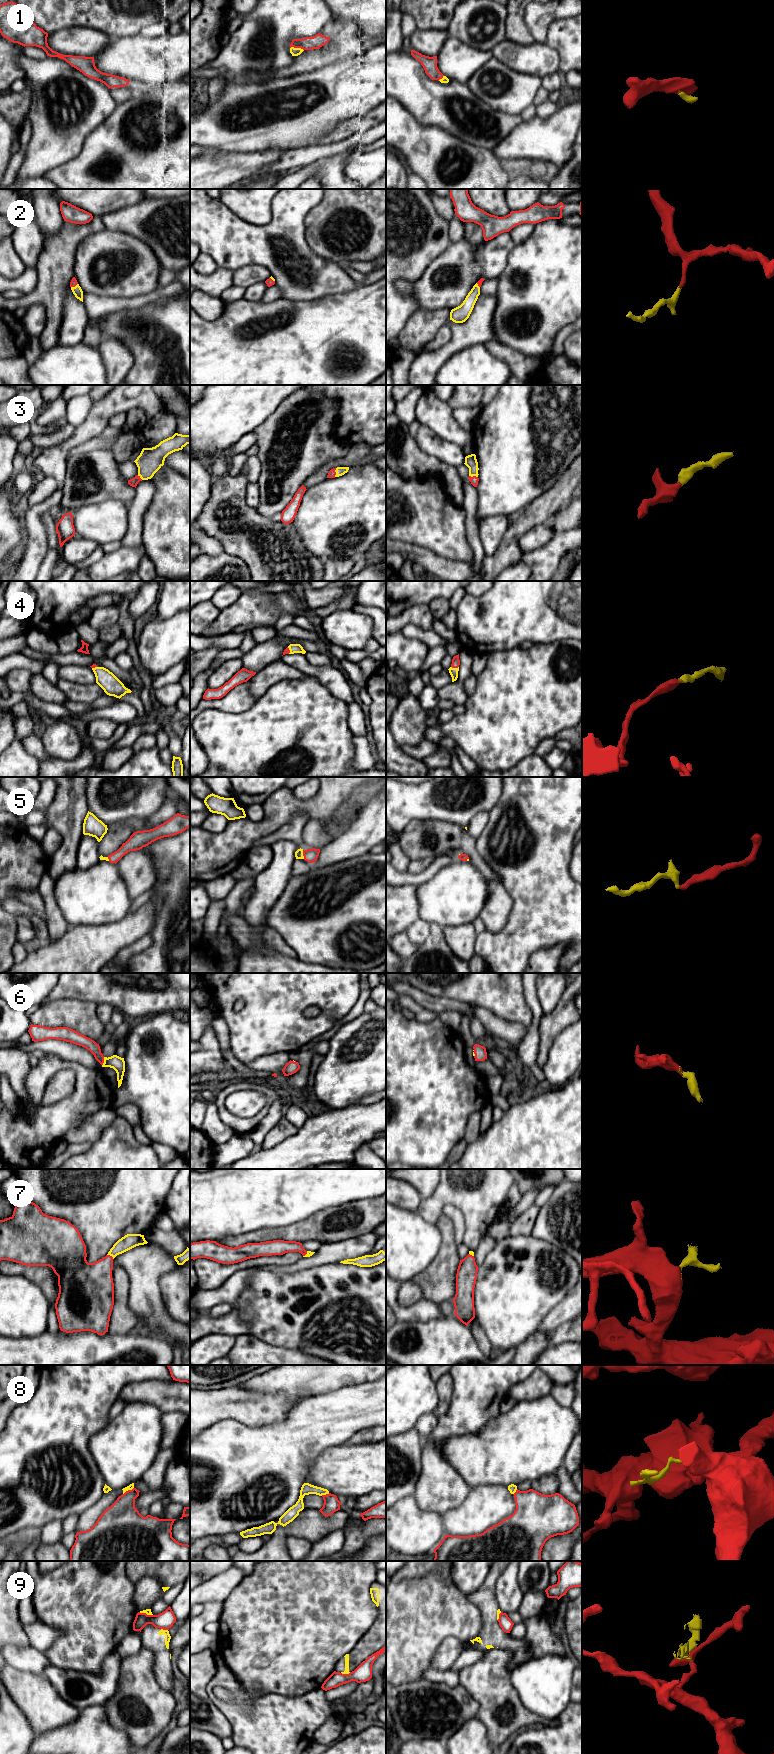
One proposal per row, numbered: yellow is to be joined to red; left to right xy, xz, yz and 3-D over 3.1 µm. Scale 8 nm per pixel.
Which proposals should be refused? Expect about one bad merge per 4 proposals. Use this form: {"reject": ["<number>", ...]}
{"reject": ["8", "9"]}

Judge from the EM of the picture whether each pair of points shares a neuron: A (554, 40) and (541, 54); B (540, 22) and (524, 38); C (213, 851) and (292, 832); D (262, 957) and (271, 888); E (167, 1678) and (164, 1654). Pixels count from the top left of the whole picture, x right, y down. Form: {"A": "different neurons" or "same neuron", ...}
{"A": "different neurons", "B": "different neurons", "C": "different neurons", "D": "same neuron", "E": "same neuron"}

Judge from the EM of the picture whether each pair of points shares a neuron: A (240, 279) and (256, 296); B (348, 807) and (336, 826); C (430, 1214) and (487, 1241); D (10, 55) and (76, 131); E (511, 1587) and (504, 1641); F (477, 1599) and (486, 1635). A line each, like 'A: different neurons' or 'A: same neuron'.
A: different neurons
B: same neuron
C: different neurons
D: different neurons
E: different neurons
F: same neuron

